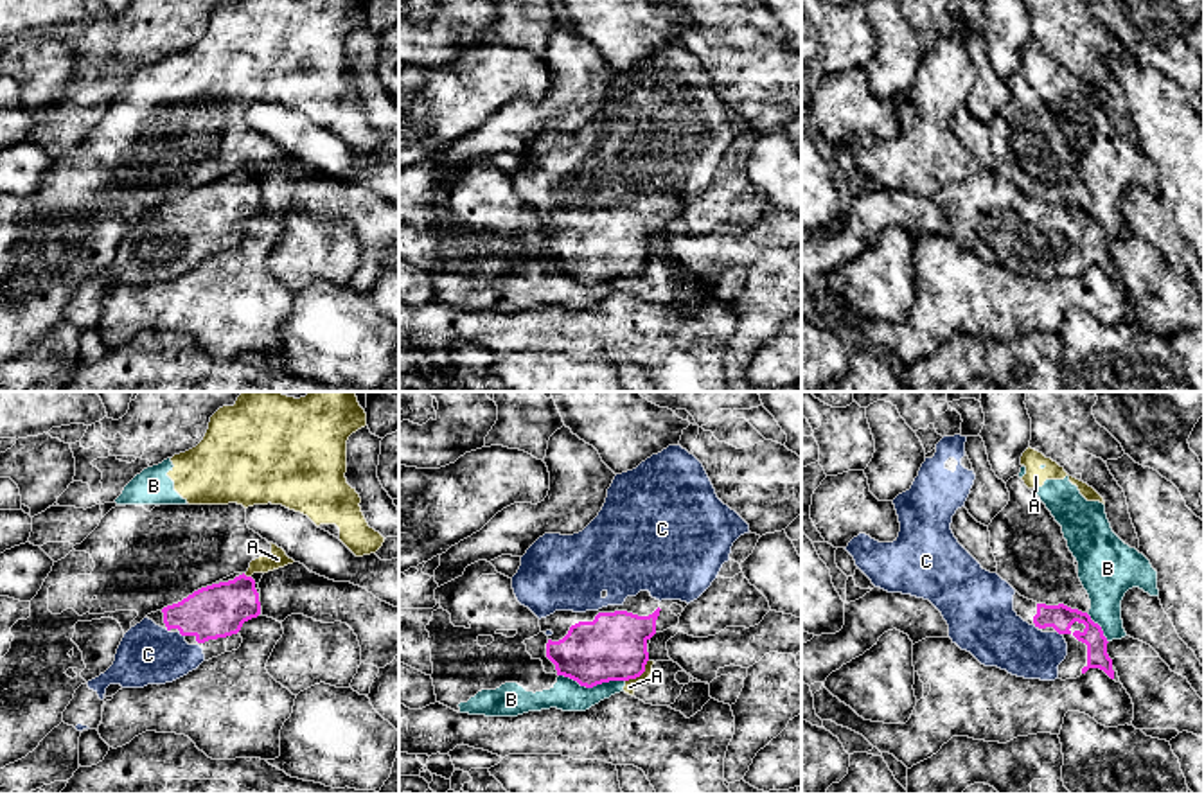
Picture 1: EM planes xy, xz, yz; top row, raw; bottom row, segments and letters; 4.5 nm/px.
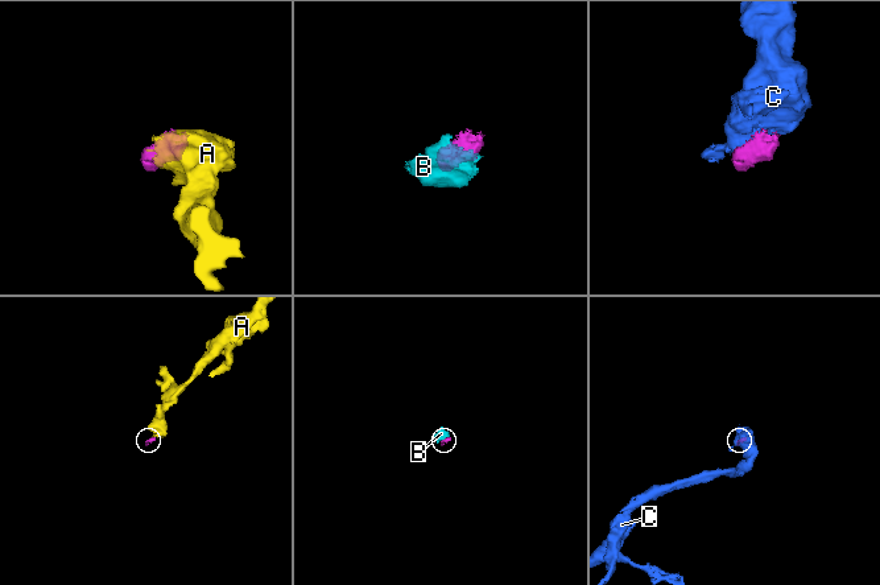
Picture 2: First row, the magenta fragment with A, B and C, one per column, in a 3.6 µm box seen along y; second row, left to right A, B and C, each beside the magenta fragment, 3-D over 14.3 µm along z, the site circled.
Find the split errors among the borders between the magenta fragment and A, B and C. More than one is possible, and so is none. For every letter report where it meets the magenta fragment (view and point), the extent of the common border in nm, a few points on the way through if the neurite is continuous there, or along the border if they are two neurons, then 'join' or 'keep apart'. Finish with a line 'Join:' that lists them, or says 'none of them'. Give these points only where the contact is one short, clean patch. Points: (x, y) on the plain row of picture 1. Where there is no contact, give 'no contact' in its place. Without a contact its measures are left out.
A: xz (640, 272) | 140 nm | along xz (647, 257), (646, 266), (626, 279) | keep apart
B: xz (592, 284) | 300 nm | along xz (559, 272), (586, 284), (624, 279) | keep apart
C: xy (180, 230) | 50 nm | join
Join: C

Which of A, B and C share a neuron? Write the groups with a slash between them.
A B / C

